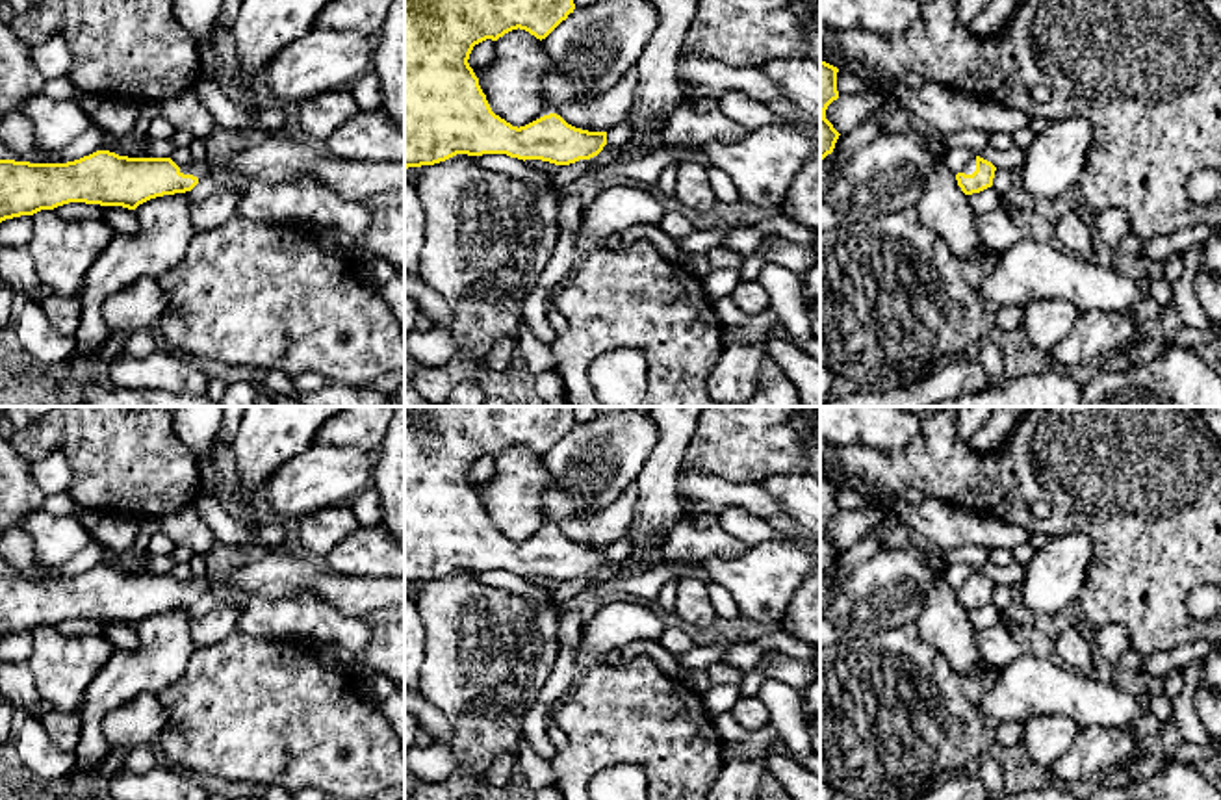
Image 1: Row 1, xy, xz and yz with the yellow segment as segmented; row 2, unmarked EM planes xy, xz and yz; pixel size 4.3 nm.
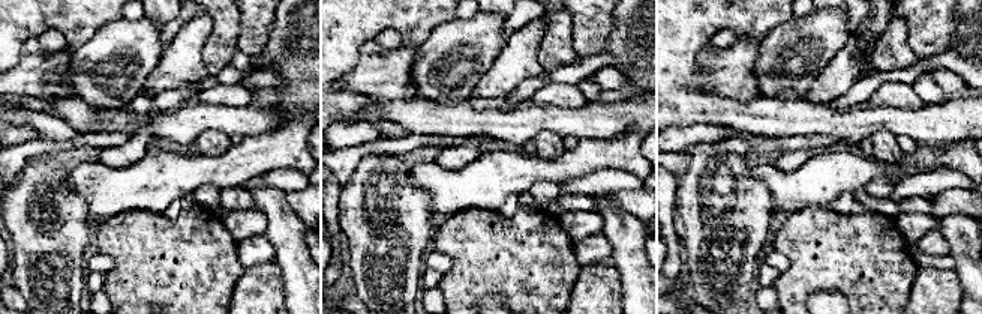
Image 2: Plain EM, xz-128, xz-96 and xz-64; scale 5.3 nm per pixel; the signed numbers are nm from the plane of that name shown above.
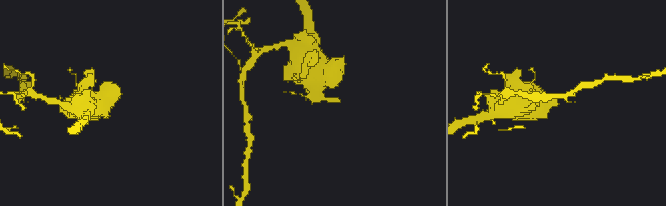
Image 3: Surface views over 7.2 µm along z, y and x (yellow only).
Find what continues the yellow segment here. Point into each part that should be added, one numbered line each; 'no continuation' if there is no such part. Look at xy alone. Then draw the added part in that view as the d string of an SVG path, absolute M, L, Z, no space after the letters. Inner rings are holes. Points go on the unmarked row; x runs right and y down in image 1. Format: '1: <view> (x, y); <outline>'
1: xy (275, 576); M265 553L263 559L241 570L228 572L221 587L208 579L180 583L180 588L199 596L208 590L245 594L247 598L280 600L308 592L345 618L360 620L364 614L393 605L405 605L403 577L356 577L332 572L317 561L302 561L282 553Z

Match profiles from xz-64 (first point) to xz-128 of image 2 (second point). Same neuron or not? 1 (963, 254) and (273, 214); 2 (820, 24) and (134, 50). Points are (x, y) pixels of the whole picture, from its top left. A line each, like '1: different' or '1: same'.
1: same
2: same

